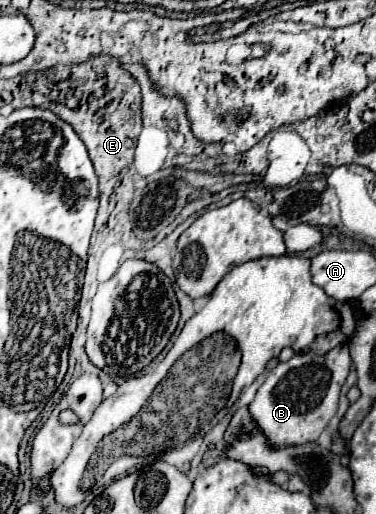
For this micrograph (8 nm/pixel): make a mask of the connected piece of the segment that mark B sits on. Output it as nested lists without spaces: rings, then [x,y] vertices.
[[[339,345],[321,357],[293,355],[287,363],[273,367],[265,375],[251,403],[251,415],[267,435],[269,445],[287,447],[315,441],[337,411],[341,387],[349,369],[351,357],[345,345]]]

